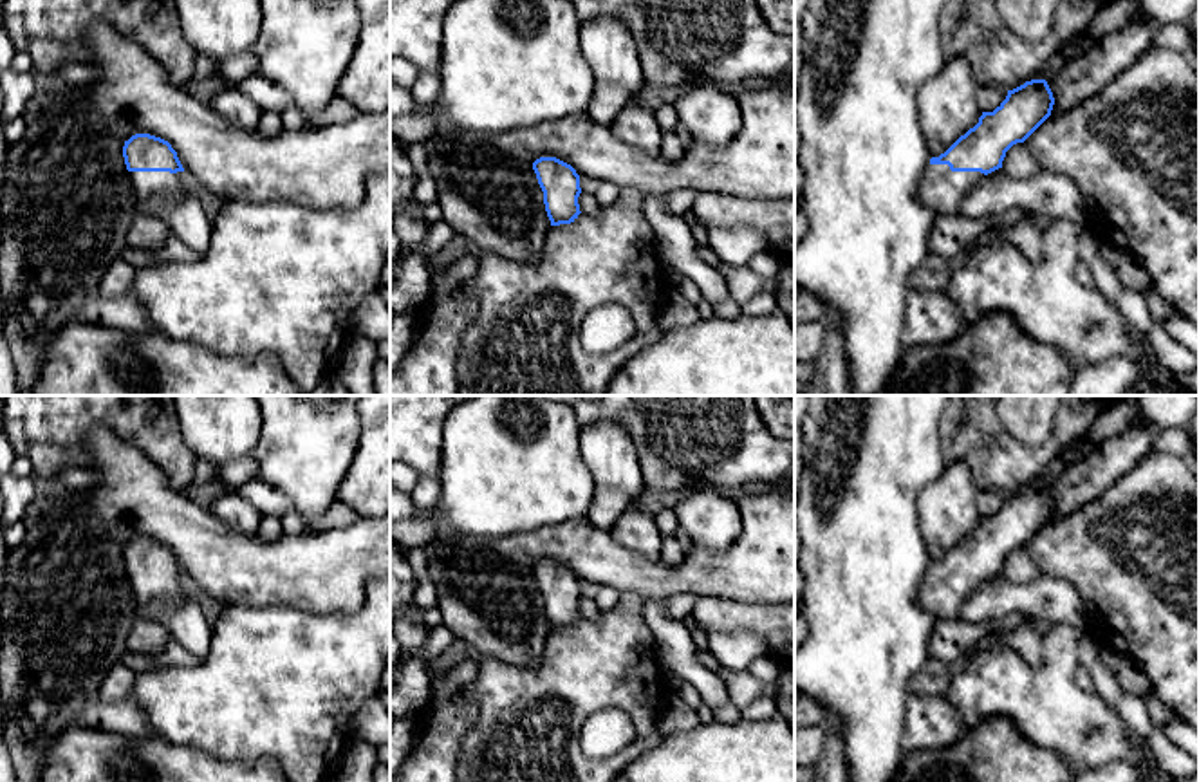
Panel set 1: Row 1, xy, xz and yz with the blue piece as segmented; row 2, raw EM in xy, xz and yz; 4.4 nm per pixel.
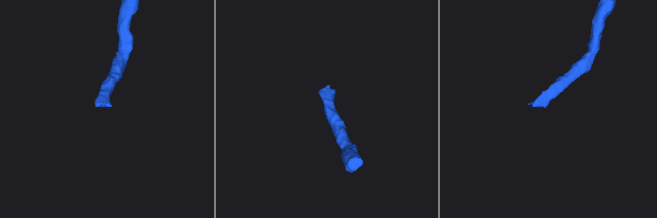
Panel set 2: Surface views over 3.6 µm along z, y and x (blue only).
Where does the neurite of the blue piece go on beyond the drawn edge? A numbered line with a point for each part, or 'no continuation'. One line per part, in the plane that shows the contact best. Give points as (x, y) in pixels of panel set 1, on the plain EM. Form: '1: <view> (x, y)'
1: yz (943, 595)

